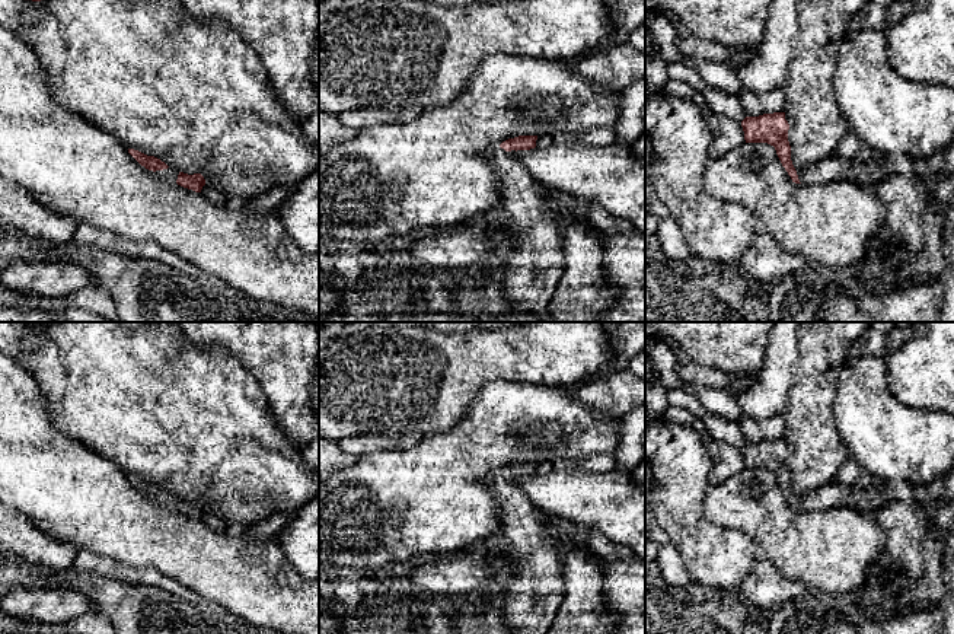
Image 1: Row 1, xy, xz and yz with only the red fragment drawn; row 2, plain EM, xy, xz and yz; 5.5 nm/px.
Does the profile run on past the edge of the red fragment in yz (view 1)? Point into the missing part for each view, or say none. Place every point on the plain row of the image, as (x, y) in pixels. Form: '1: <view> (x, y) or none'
1: yz (867, 496)

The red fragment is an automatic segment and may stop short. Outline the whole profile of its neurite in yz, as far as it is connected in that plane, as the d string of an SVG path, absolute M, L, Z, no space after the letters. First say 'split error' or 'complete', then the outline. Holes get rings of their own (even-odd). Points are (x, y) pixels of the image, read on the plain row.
split error; M785 439L746 443L741 453L746 469L768 469L775 474L782 493L795 510L817 512L832 507L849 507L872 514L881 506L894 500L912 501L915 498L921 504L926 504L935 497L934 481L926 485L913 485L903 480L884 482L862 480L845 485L835 480L797 498L791 487L789 450L785 446Z

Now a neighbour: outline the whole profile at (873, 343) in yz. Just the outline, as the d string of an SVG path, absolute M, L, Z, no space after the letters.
M894 326L890 332L868 328L851 347L848 360L858 360L871 356L887 359L912 337L912 332L913 328Z

